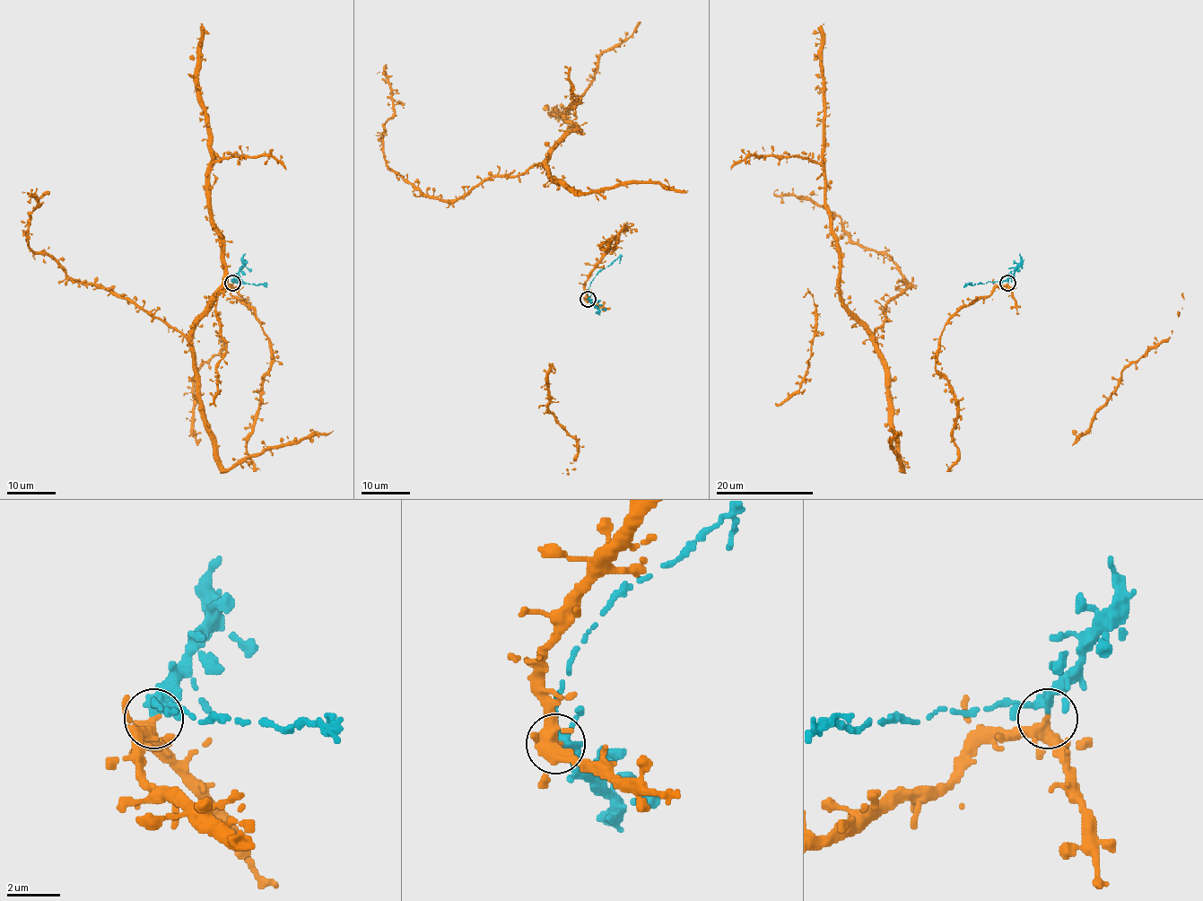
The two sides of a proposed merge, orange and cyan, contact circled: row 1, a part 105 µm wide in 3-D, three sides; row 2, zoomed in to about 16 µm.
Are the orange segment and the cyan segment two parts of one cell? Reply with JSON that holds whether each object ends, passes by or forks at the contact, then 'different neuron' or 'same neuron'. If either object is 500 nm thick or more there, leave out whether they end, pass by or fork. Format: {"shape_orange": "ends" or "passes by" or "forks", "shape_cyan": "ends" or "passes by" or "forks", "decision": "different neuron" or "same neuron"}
{"shape_orange": "forks", "shape_cyan": "forks", "decision": "different neuron"}

